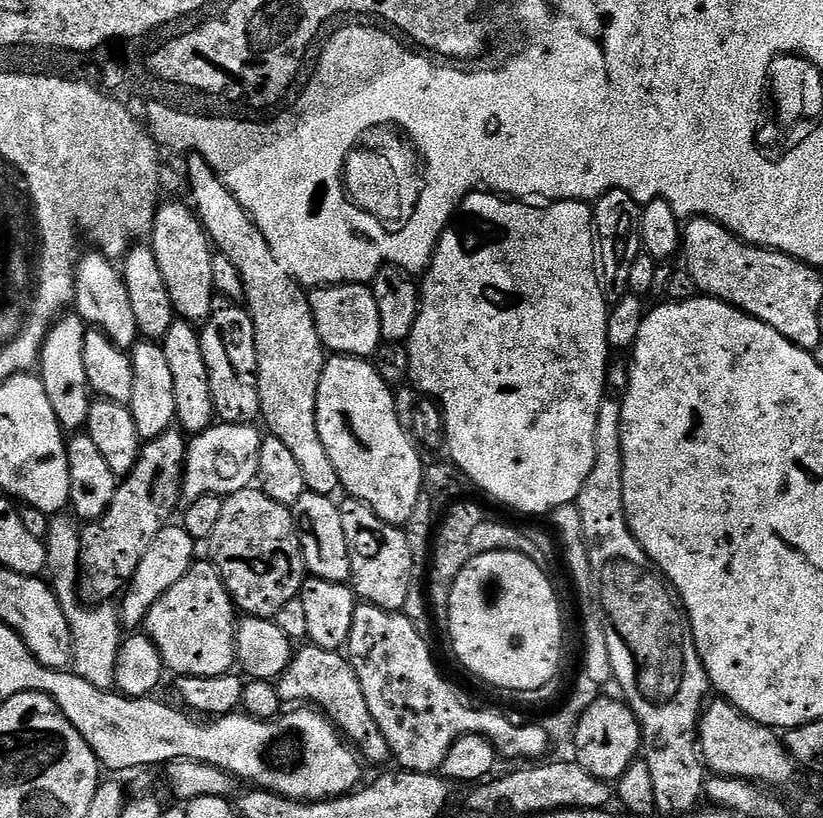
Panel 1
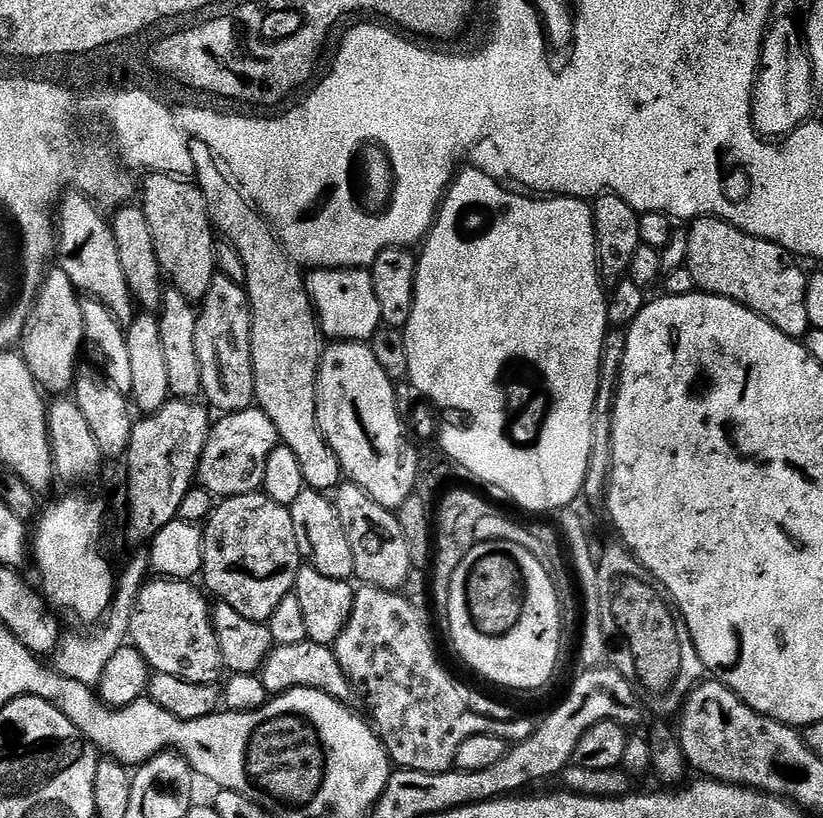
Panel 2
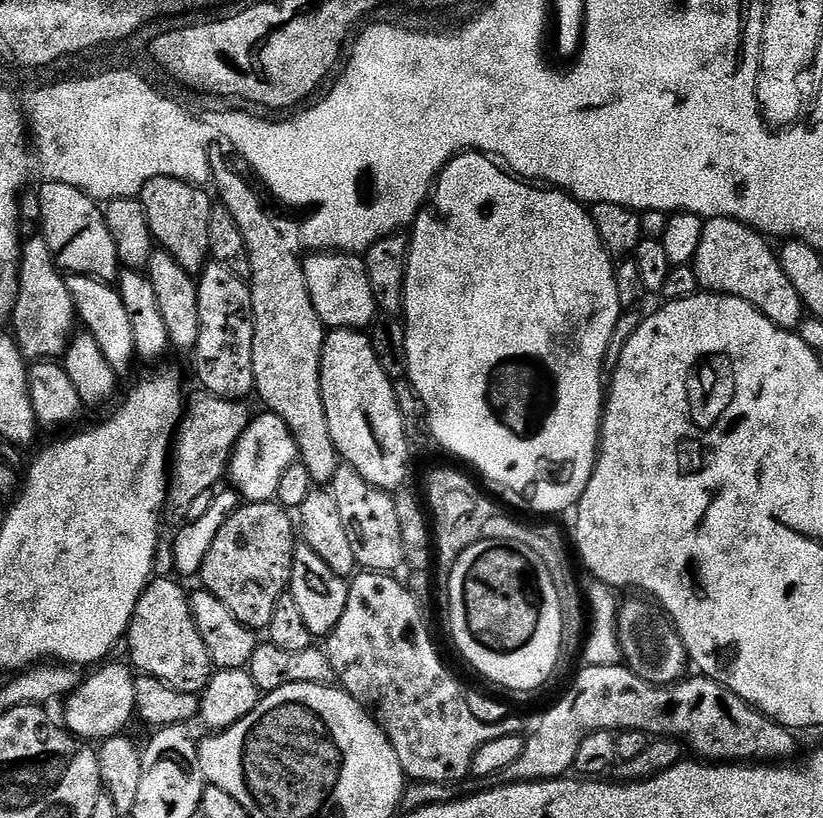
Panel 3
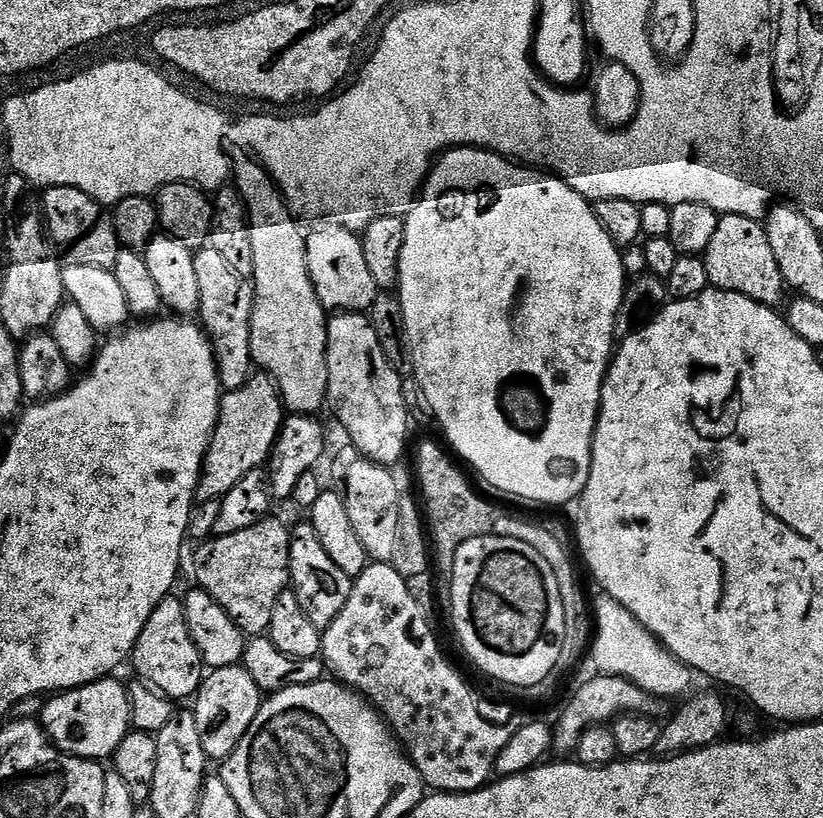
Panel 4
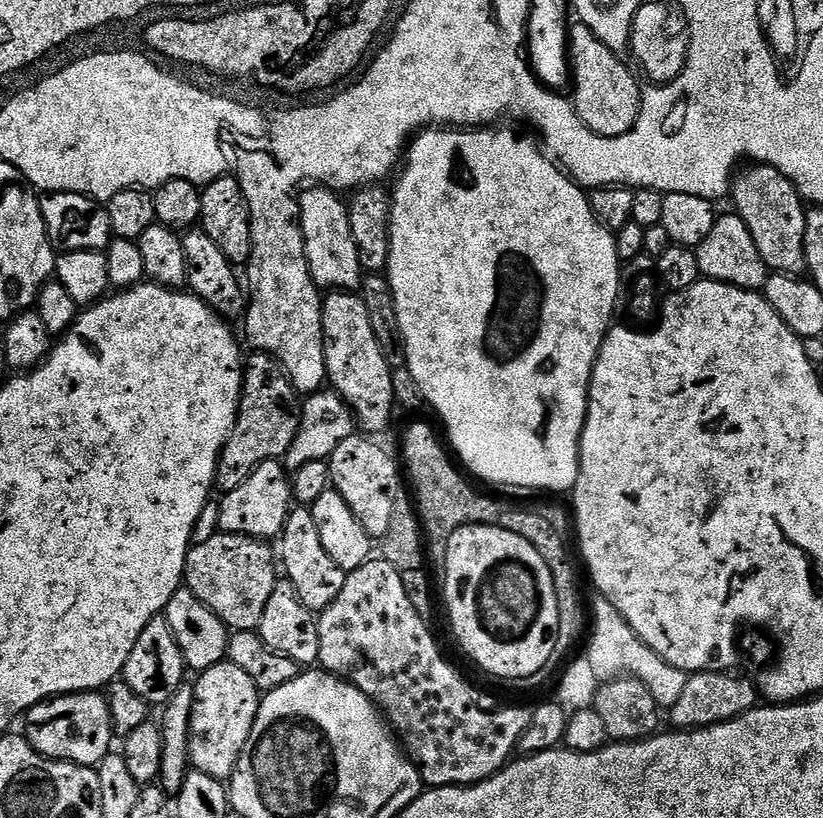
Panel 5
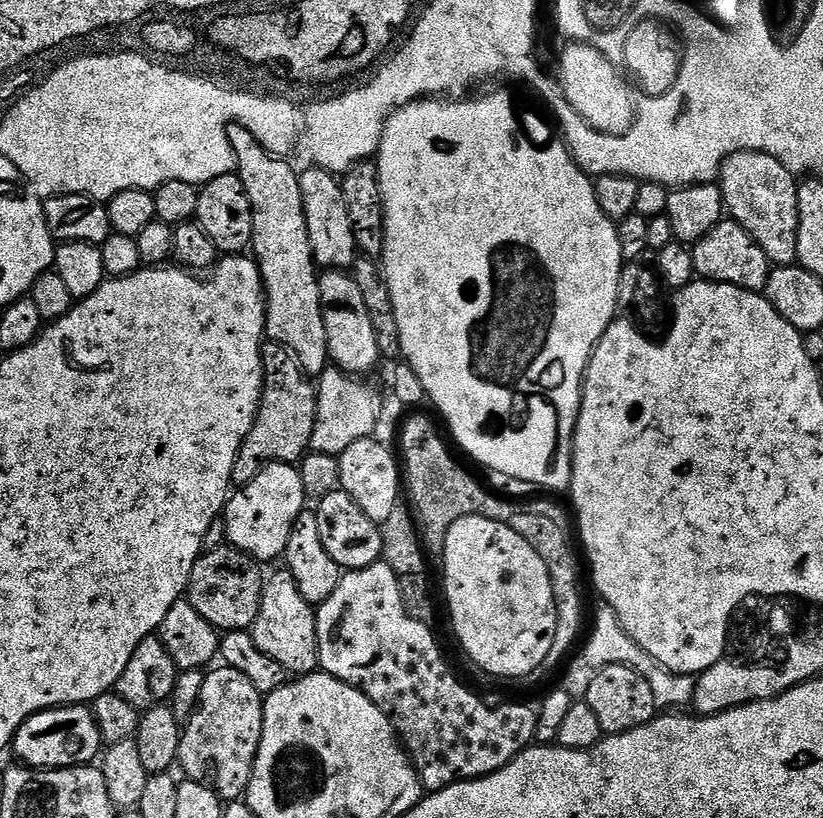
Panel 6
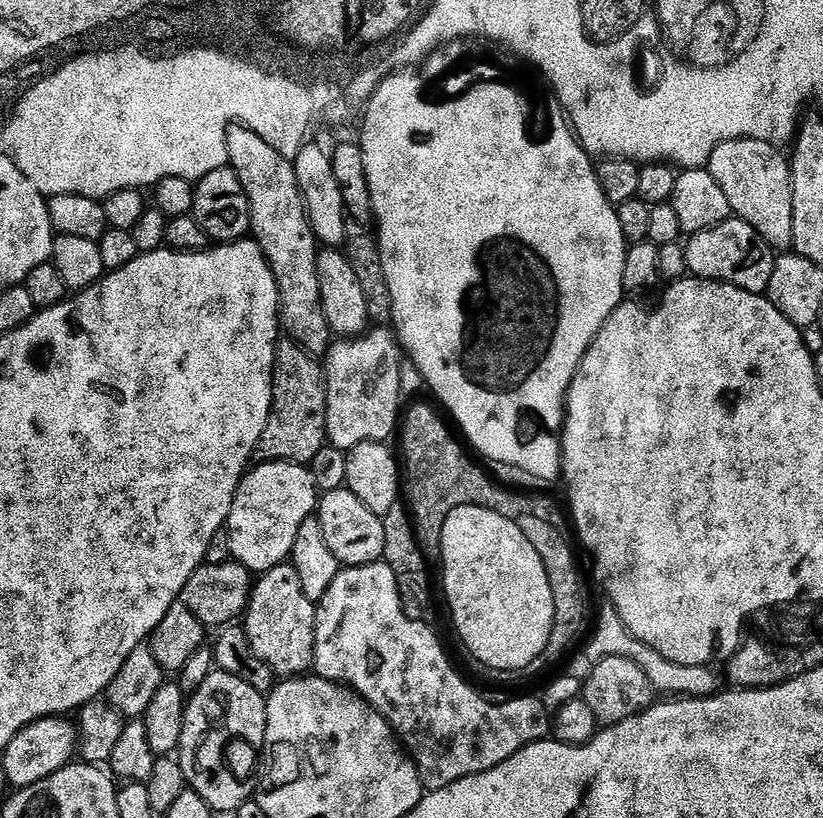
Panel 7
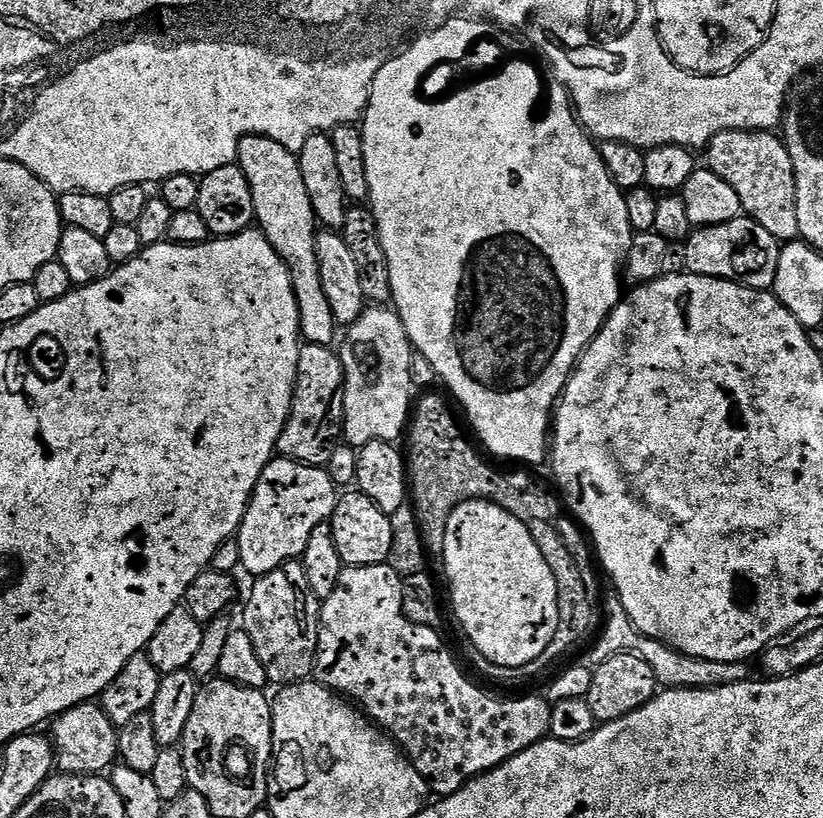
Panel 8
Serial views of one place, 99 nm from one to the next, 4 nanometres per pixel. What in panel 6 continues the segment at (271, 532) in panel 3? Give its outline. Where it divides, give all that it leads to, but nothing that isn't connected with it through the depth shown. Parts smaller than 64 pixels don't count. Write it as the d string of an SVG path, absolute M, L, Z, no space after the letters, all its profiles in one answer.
M225 546L213 552L204 552L196 559L190 574L186 599L188 603L221 633L247 632L258 618L262 606L262 590L265 573L260 573L261 565L244 552Z

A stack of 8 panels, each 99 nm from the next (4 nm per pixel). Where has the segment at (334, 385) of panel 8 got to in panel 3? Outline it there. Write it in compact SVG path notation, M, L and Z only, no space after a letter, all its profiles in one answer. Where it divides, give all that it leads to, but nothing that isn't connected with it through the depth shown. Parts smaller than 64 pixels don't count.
M200 394L196 401L191 401L190 415L186 427L174 448L174 487L170 492L170 508L180 514L187 514L190 502L194 498L213 491L221 479L225 479L228 463L242 434L254 419L254 412L247 408L247 403L223 400L217 396Z

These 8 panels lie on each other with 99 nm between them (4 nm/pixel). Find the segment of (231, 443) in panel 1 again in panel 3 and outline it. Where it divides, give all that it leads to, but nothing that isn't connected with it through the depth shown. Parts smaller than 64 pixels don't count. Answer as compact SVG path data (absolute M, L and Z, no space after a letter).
M265 411L263 415L257 415L242 434L226 473L227 479L232 479L231 487L248 502L256 496L265 496L269 502L275 501L284 484L284 476L298 460L298 441L288 423L273 412Z

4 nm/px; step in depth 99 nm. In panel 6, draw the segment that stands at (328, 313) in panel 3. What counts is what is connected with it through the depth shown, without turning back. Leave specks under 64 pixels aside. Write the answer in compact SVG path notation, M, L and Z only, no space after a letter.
M305 168L299 173L302 202L306 214L306 230L310 234L310 250L317 265L324 270L348 270L358 259L358 249L354 242L354 226L350 226L350 210L346 210L346 198L341 181L324 168Z

